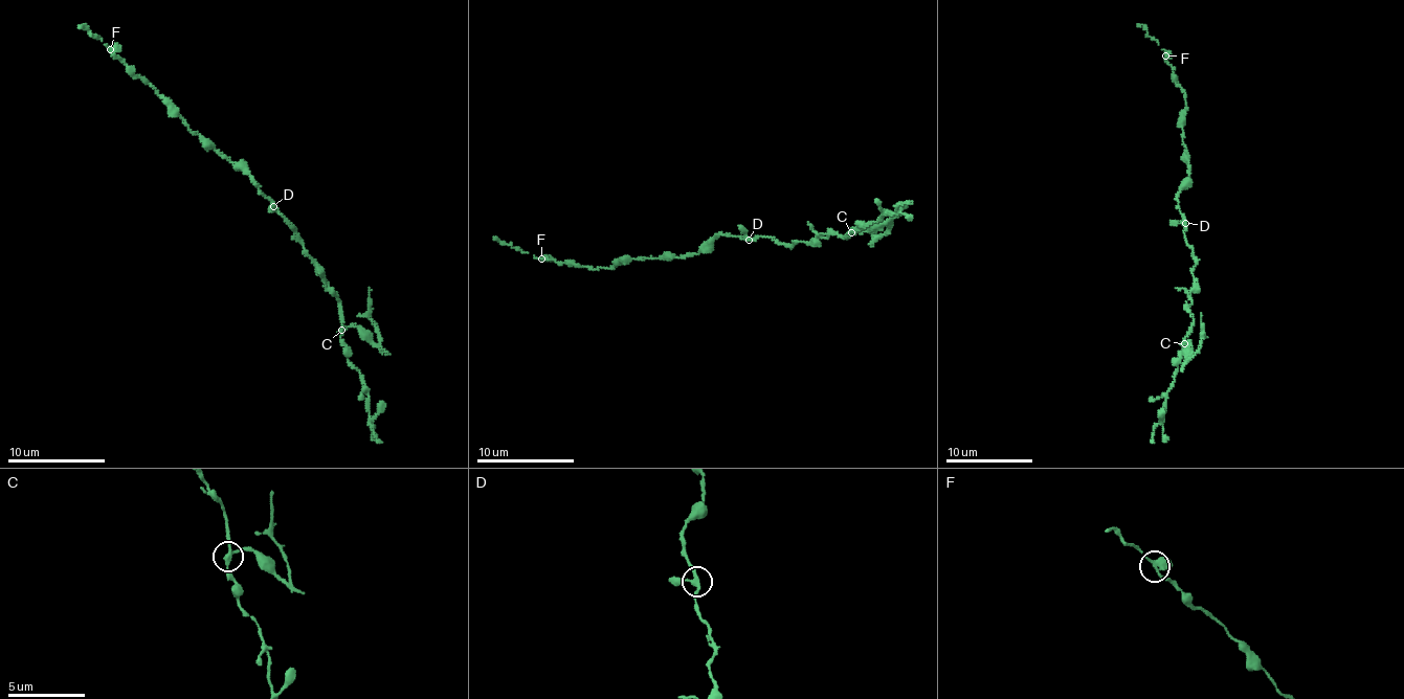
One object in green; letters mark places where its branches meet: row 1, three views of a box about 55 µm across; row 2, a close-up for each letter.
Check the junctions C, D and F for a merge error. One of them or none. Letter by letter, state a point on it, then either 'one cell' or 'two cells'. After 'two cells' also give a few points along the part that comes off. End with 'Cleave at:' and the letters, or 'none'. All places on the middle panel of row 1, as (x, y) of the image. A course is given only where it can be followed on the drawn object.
C: place (851, 232); two cells; course (851, 232), (889, 221), (886, 232), (877, 237), (867, 231)
D: place (749, 240); one cell
F: place (541, 258); one cell
Cleave at: C

